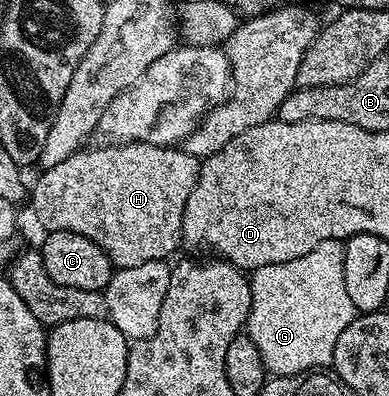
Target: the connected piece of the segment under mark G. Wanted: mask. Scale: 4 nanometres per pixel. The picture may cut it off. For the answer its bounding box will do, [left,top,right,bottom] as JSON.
[247,241,355,376]

